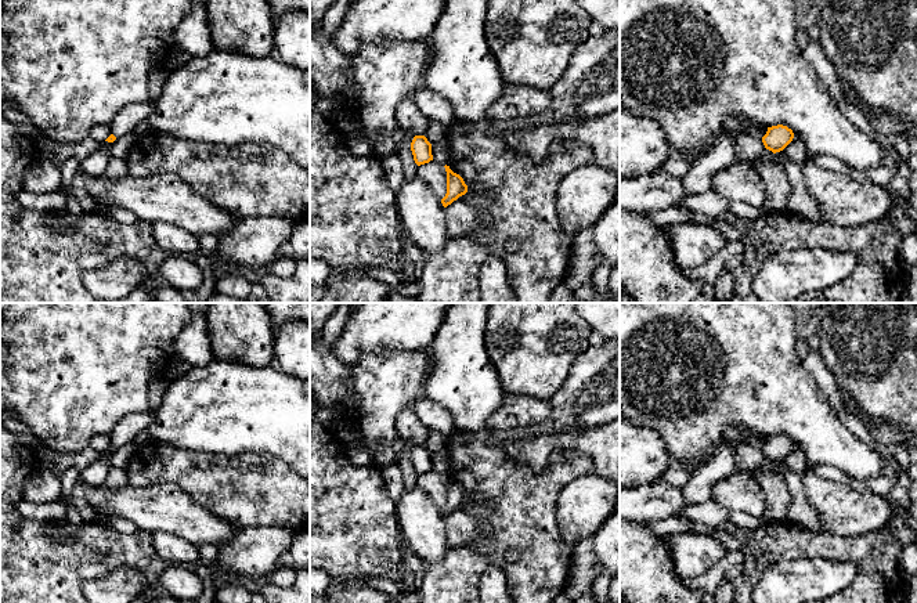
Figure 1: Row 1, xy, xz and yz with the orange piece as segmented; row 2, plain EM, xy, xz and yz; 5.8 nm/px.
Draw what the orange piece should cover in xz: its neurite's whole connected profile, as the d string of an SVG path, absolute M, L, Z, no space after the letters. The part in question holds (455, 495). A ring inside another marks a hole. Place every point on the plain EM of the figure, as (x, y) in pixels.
M444 476L447 481L447 503L441 509L441 513L444 517L451 514L454 510L456 510L459 506L465 505L467 502L467 495L465 494L463 488L454 483L450 476Z

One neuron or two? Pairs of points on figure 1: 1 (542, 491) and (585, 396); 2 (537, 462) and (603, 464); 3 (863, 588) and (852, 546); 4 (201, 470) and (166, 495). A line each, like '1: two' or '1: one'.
1: one
2: one
3: one
4: two

